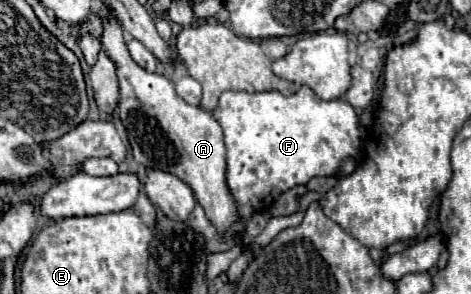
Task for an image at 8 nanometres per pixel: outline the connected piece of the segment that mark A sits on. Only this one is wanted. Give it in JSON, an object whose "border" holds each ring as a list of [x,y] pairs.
{"border":[[[110,16],[110,22],[104,26],[100,40],[106,54],[118,66],[120,120],[128,130],[134,160],[146,168],[170,172],[182,178],[182,182],[192,188],[194,198],[204,208],[218,234],[226,234],[236,222],[240,222],[240,218],[238,204],[226,186],[226,148],[222,128],[210,112],[202,110],[200,106],[186,104],[176,94],[174,84],[168,78],[146,72],[130,58],[124,28],[114,16]]]}

